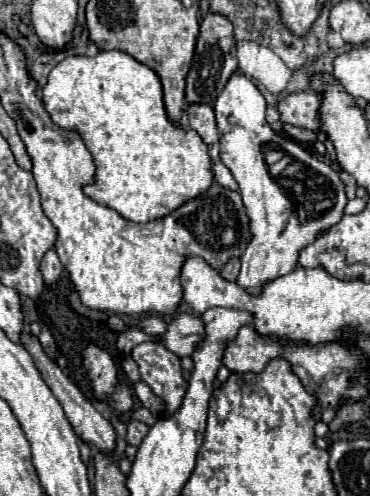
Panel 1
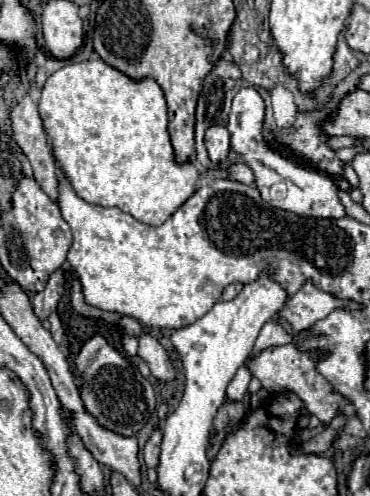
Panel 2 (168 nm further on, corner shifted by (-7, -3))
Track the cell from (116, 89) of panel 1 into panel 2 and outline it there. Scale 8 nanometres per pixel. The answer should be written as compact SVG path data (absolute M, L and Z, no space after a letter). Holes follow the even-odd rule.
M100 58L68 64L46 80L40 92L38 112L44 122L44 130L52 140L54 160L84 202L102 208L118 206L122 212L132 214L144 224L160 226L194 194L198 170L194 162L178 164L174 160L168 136L167 103L164 92L154 80L130 80Z

